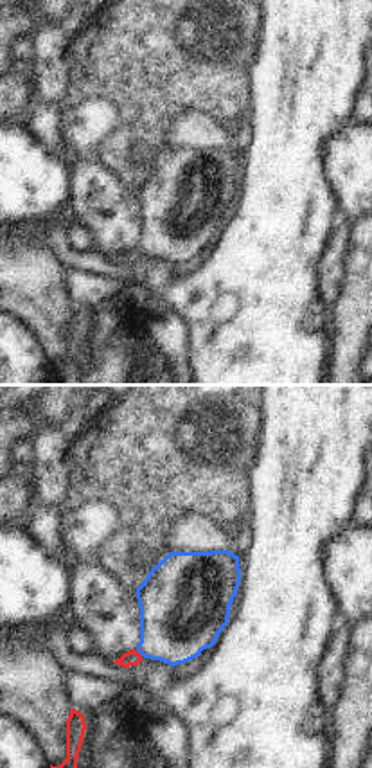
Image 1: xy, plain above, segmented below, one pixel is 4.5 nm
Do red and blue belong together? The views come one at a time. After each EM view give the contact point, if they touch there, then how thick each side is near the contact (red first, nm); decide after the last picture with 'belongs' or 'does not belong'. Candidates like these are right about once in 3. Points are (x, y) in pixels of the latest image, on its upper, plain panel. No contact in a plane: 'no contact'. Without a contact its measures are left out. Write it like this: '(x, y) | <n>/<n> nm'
(137, 249) | 70/360 nm

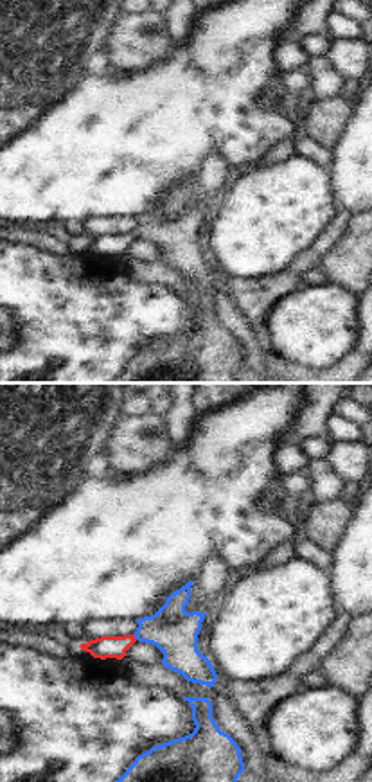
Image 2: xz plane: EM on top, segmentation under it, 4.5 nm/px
(133, 234) | 100/200 nm

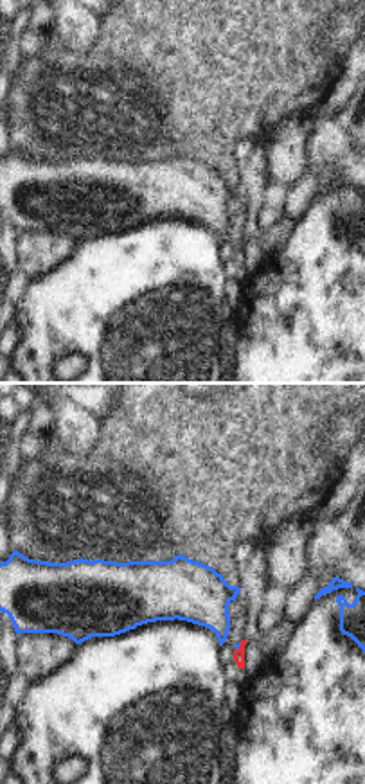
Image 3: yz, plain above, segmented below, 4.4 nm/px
(240, 243) | 50/20 nm

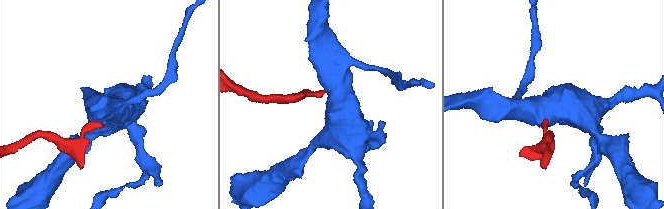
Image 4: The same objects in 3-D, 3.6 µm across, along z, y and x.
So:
does not belong

